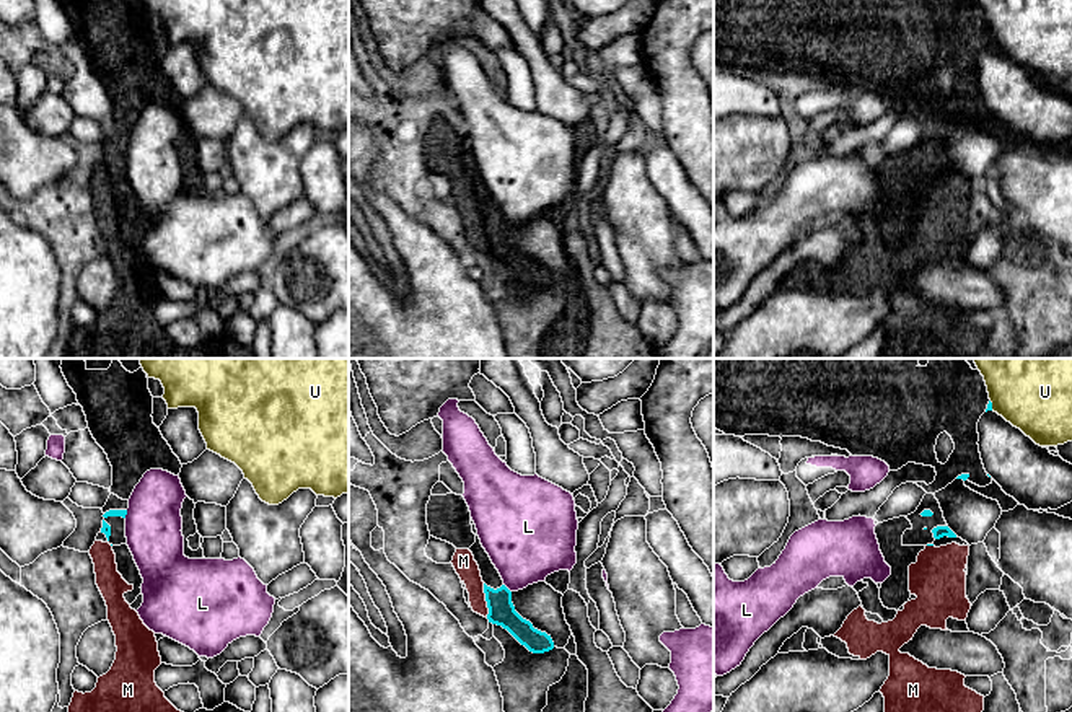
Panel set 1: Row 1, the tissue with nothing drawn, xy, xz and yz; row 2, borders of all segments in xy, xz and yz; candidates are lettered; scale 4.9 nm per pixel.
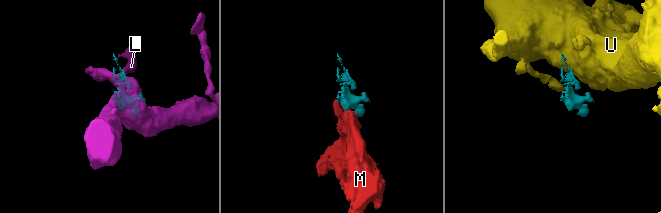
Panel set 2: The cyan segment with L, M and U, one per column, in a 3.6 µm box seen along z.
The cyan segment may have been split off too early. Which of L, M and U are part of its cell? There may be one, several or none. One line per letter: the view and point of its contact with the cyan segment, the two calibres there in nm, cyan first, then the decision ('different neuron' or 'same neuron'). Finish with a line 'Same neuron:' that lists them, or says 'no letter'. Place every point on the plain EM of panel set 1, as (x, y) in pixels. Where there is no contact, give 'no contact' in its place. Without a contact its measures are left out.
L: xz (507, 224) | 130/380 nm | different neuron
M: xz (486, 235) | 130/110 nm | same neuron
U: yz (991, 41) | 30/340 nm | different neuron
Same neuron: M

